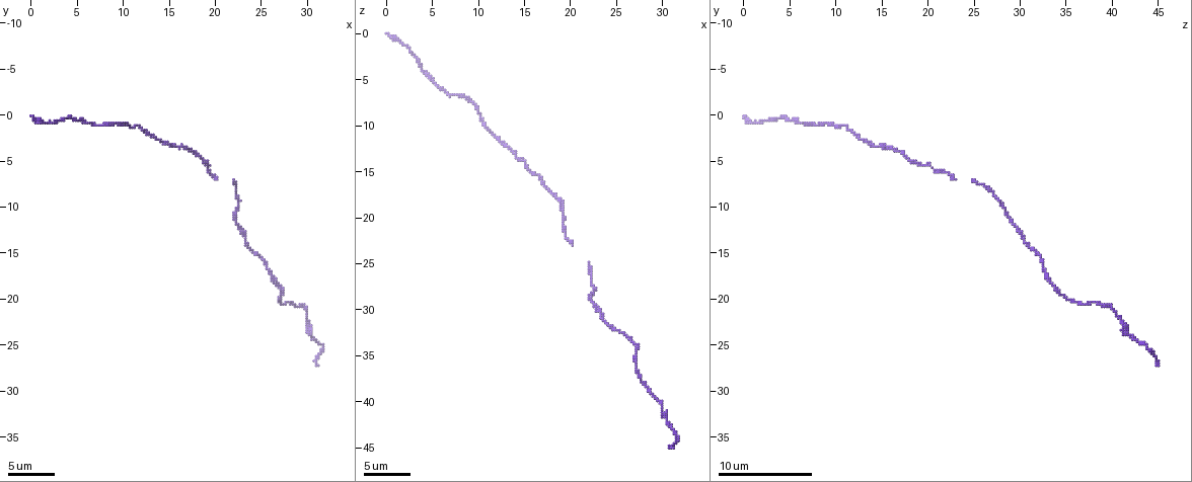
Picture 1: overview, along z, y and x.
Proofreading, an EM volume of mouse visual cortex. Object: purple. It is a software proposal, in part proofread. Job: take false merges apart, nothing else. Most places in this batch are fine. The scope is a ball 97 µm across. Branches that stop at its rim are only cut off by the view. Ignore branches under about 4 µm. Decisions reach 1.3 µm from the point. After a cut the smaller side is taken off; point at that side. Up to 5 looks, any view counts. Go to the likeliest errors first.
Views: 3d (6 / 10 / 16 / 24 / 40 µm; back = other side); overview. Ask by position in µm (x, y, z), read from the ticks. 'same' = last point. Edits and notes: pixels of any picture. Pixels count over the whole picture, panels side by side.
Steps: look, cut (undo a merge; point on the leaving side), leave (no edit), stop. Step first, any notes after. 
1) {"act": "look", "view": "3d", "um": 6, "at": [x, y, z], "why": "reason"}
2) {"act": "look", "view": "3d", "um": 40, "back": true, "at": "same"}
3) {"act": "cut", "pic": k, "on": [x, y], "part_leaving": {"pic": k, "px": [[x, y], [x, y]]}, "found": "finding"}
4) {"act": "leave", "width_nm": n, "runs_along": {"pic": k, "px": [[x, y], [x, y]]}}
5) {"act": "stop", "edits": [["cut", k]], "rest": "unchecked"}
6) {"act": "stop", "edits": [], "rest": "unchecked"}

{"act": "look", "view": "3d", "um": 10, "at": [29.8, 22.4, 41.0]}

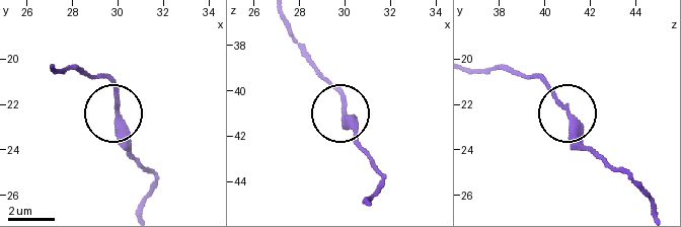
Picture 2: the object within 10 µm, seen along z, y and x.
{"act": "leave", "found": "one neuron here"}

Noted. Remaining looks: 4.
{"act": "look", "view": "3d", "um": 6, "at": [7.6, 1.0, 6.6], "why": "thin neck"}

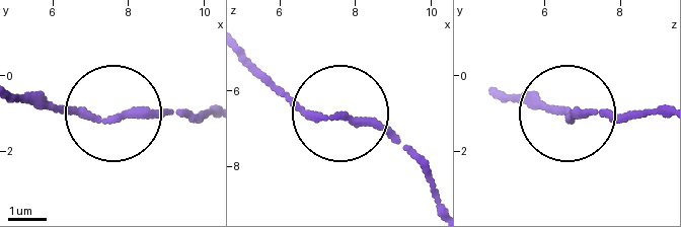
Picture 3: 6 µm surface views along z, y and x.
{"act": "leave", "runs_along": {"pic": 3, "px": [[437, 193], [421, 163], [372, 128], [304, 111], [246, 67]]}, "found": "all the same neuron"}

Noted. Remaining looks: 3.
{"act": "look", "view": "3d", "um": 10, "at": [23.2, 13.8, 30.4], "why": "thick turns thin"}

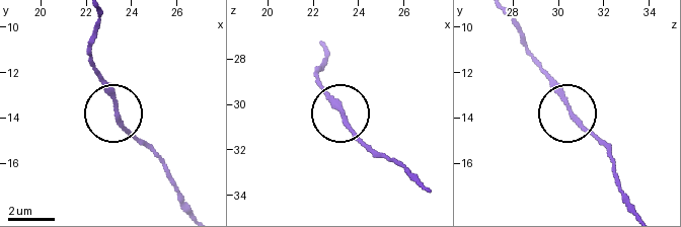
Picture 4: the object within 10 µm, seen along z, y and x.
{"act": "leave", "found": "one neuron here"}

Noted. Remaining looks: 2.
{"act": "stop", "edits": [], "rest": "unchecked"}

